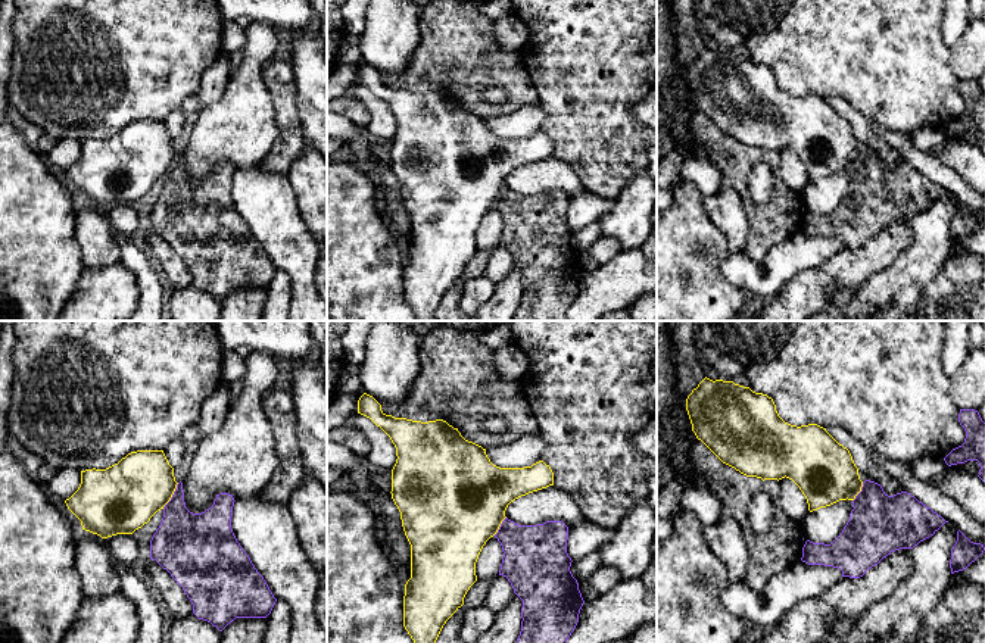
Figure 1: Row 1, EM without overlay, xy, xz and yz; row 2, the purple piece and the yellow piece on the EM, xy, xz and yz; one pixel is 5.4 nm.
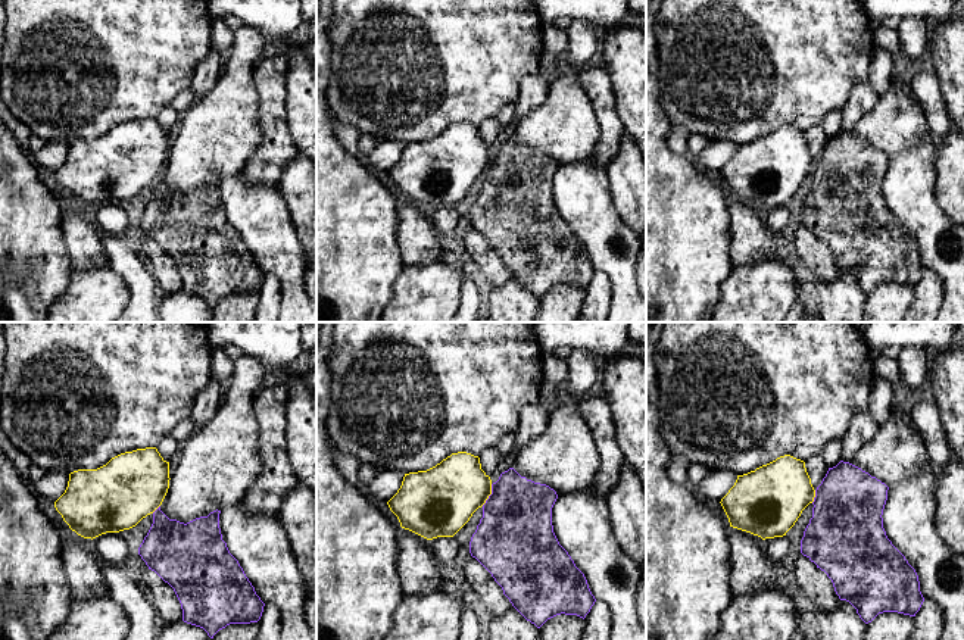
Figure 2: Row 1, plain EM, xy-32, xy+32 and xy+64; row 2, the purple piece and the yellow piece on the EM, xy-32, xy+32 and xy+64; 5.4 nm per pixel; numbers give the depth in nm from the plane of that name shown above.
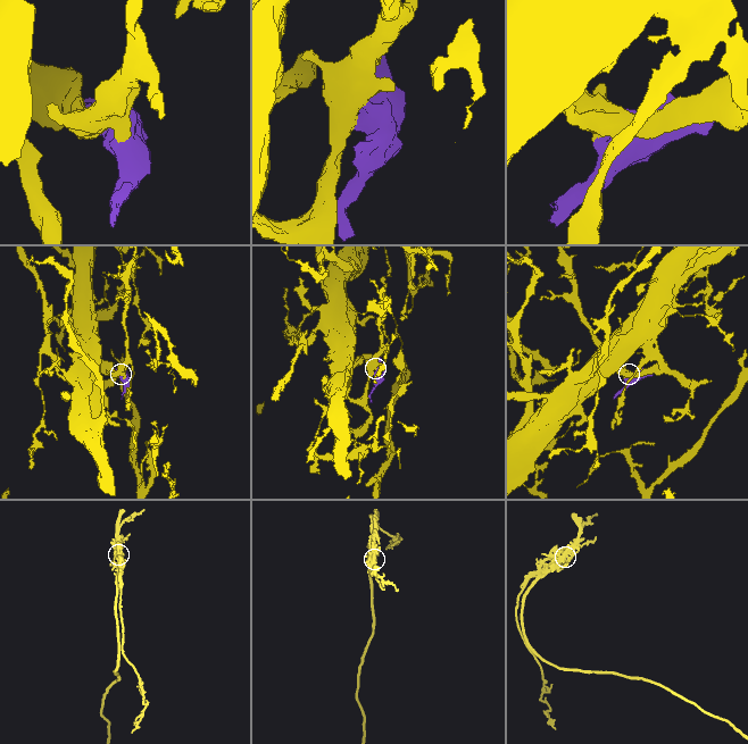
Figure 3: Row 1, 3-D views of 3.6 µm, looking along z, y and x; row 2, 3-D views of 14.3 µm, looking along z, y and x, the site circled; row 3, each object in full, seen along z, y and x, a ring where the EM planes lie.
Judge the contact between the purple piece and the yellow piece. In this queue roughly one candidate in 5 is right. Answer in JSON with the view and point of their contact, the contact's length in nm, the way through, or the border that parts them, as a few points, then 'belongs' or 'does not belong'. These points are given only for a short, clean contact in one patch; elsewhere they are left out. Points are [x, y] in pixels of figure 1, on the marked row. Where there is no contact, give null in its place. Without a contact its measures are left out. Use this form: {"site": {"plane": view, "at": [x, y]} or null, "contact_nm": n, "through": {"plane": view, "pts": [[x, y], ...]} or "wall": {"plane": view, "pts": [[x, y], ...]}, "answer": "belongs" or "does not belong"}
{"site": {"plane": "xy", "at": [173, 496]}, "contact_nm": 170, "wall": {"plane": "xy", "pts": [[178, 483], [171, 499], [162, 508]]}, "answer": "does not belong"}

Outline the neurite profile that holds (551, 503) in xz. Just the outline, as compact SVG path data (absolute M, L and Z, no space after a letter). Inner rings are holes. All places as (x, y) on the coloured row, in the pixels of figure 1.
M555 486L515 499L508 505L505 516L520 525L562 521L571 527L586 519L573 496Z

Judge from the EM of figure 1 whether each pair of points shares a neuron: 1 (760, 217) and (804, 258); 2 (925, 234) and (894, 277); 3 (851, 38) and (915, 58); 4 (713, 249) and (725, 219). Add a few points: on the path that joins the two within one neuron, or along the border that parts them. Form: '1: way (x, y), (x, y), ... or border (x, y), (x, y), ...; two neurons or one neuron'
1: border (800, 230), (778, 243), (758, 261); two neurons
2: way (925, 244), (904, 267); one neuron
3: way (867, 50), (882, 52), (888, 58), (898, 58); one neuron
4: border (701, 199), (725, 236), (720, 264); two neurons

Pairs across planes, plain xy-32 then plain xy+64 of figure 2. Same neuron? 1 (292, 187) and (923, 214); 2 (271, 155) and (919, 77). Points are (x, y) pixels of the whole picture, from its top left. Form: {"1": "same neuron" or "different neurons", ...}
{"1": "different neurons", "2": "same neuron"}

